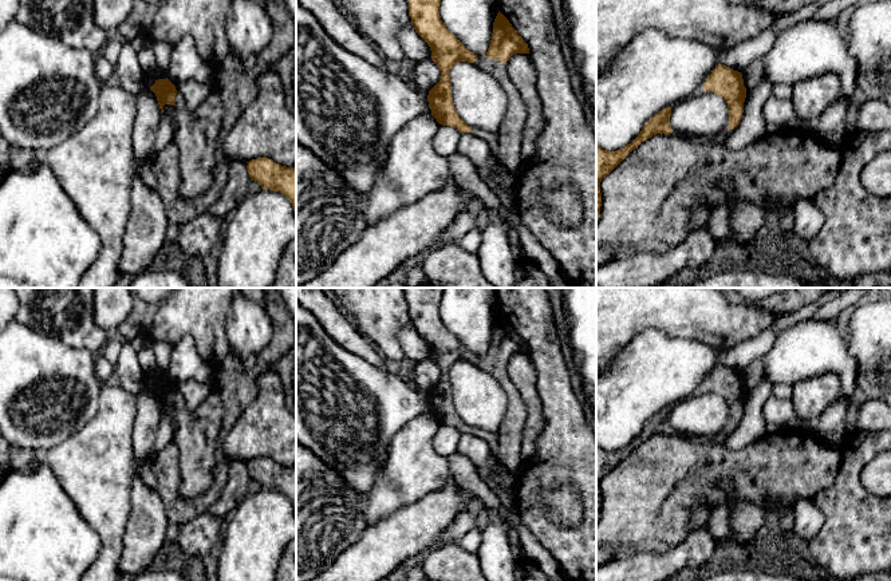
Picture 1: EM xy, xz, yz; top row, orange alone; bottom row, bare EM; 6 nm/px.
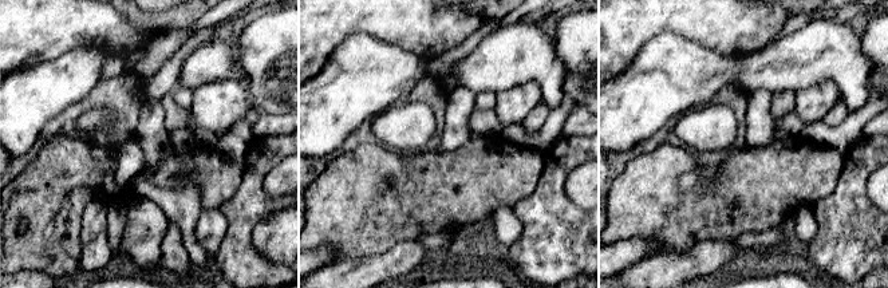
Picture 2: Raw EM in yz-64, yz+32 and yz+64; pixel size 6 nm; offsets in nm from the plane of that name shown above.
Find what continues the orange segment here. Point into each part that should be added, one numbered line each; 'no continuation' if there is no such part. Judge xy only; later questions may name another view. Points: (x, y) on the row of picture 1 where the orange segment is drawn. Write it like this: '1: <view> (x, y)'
no continuation

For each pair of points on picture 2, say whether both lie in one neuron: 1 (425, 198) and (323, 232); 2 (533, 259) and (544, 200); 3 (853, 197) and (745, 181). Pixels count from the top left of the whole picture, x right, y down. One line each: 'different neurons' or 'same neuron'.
1: same neuron
2: same neuron
3: different neurons

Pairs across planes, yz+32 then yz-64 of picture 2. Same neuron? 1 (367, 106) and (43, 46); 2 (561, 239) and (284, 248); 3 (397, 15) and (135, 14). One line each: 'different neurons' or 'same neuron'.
1: different neurons
2: different neurons
3: different neurons

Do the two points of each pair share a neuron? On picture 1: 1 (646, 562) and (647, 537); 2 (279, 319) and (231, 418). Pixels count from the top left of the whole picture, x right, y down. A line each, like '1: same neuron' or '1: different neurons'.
1: different neurons
2: same neuron

